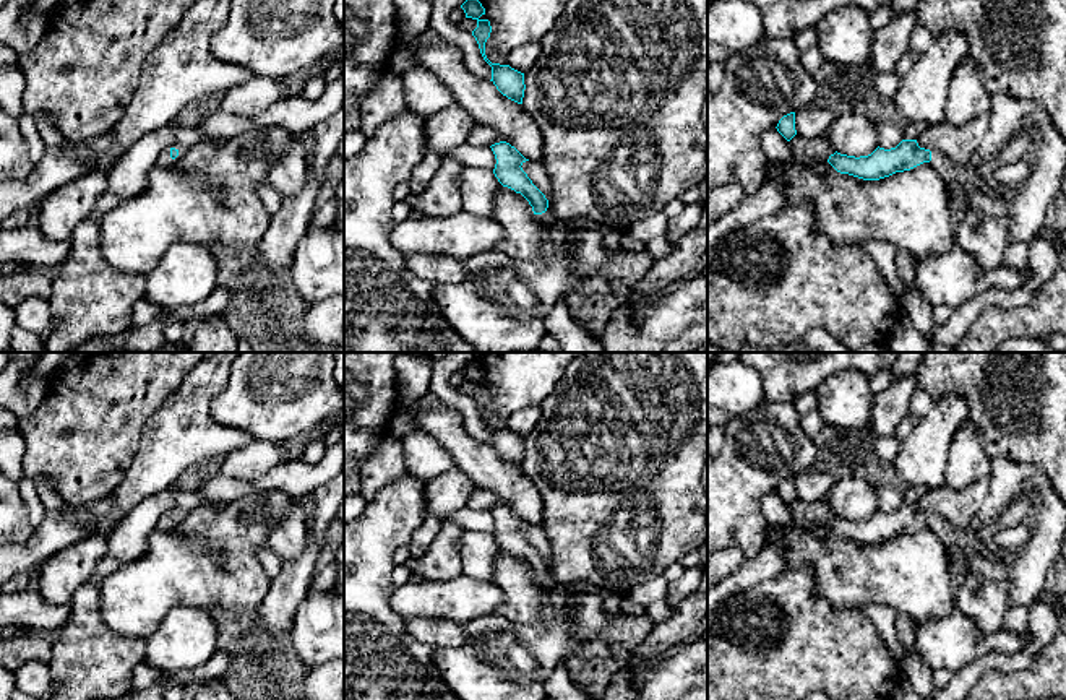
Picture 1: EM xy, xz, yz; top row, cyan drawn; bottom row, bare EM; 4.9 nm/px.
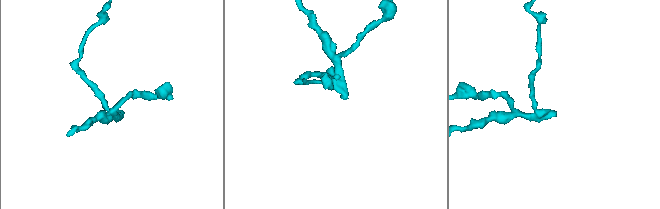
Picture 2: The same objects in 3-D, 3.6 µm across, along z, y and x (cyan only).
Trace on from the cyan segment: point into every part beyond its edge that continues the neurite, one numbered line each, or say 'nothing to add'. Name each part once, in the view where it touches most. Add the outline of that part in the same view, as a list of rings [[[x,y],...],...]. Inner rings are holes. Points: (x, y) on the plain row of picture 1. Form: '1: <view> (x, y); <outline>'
1: xy (166, 525); [[[177,507],[172,512],[175,512],[178,515],[178,520],[175,523],[172,523],[170,513],[165,513],[159,521],[159,529],[162,533],[169,533],[169,534],[177,533],[177,529],[183,525],[185,518],[188,516],[188,512],[177,508]]]

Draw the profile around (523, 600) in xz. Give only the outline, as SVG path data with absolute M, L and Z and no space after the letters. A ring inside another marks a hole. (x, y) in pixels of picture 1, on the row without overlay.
M501 551L496 557L493 583L503 591L503 603L495 614L519 625L544 627L540 614L547 593L535 583L532 570L521 557Z

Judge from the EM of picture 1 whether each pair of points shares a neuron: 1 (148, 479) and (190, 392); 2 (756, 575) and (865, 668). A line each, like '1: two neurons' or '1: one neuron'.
1: one neuron
2: two neurons

